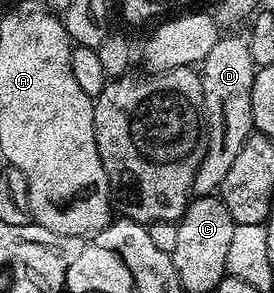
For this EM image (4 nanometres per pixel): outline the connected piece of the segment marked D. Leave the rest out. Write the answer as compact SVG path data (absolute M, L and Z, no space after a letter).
M223 33L212 44L212 52L200 64L204 88L204 153L202 163L194 177L195 195L213 195L221 191L224 176L232 168L240 148L250 139L254 130L252 120L252 80L255 64L248 52L248 37L242 34Z

